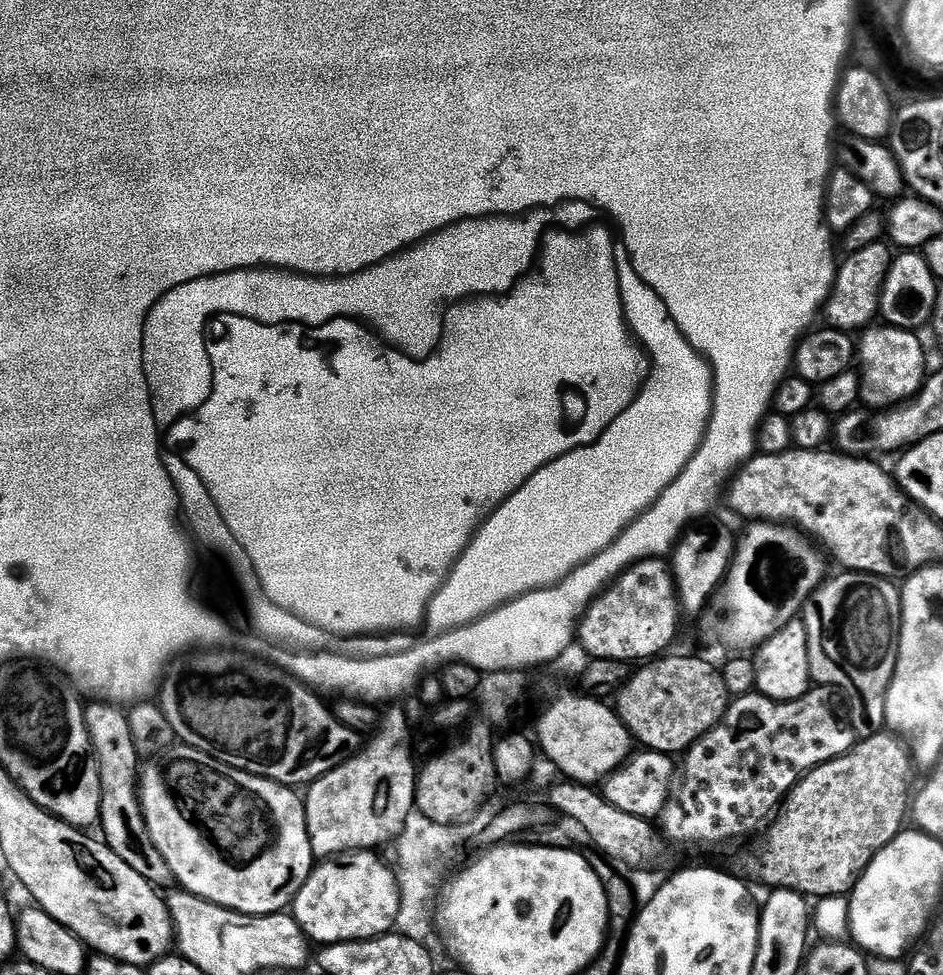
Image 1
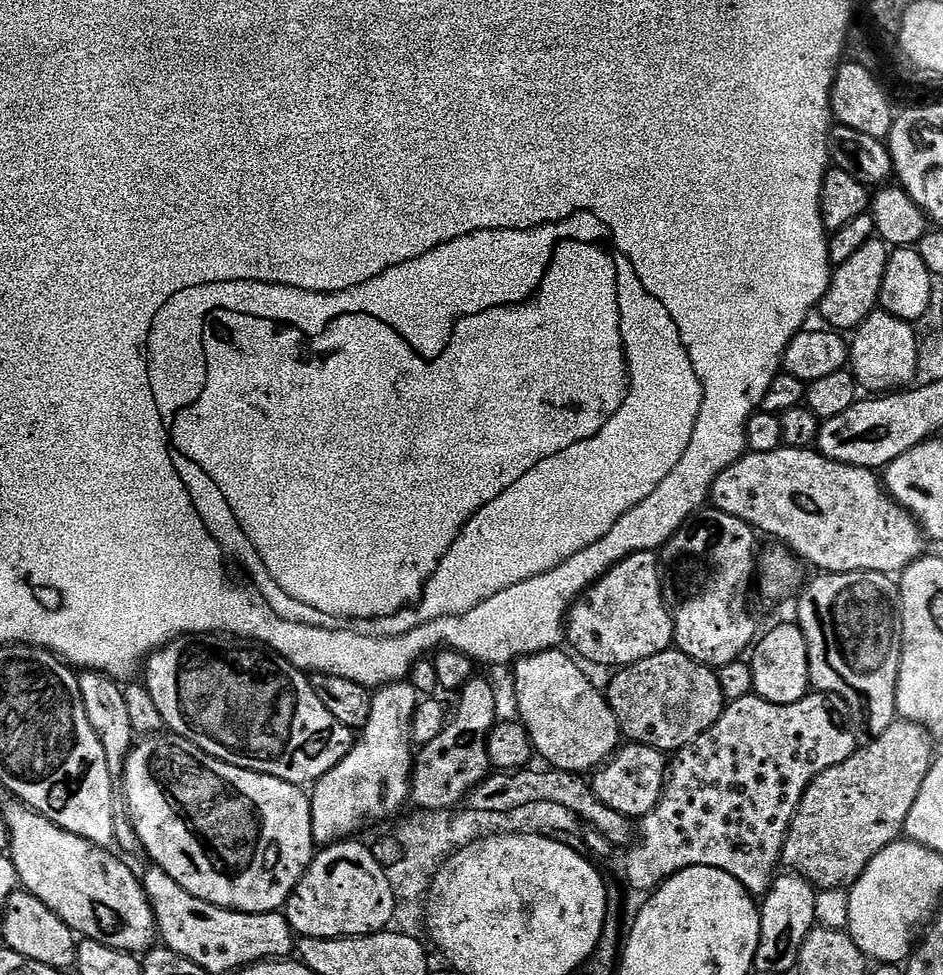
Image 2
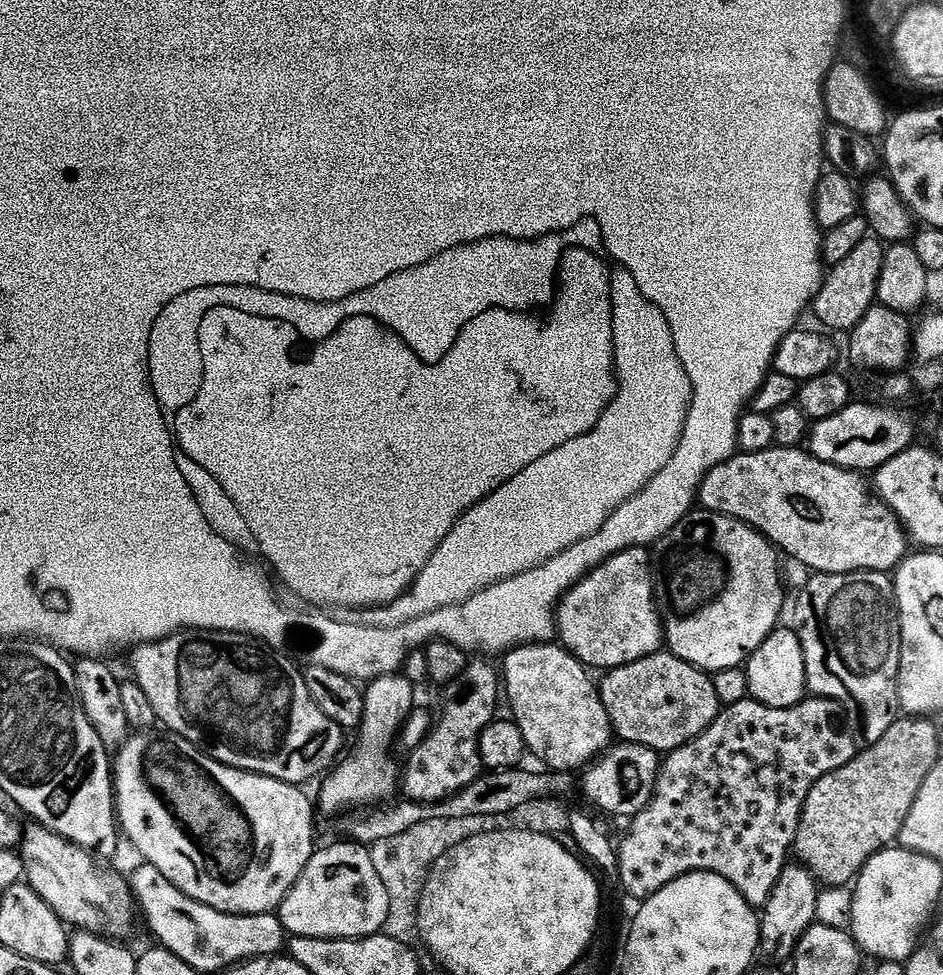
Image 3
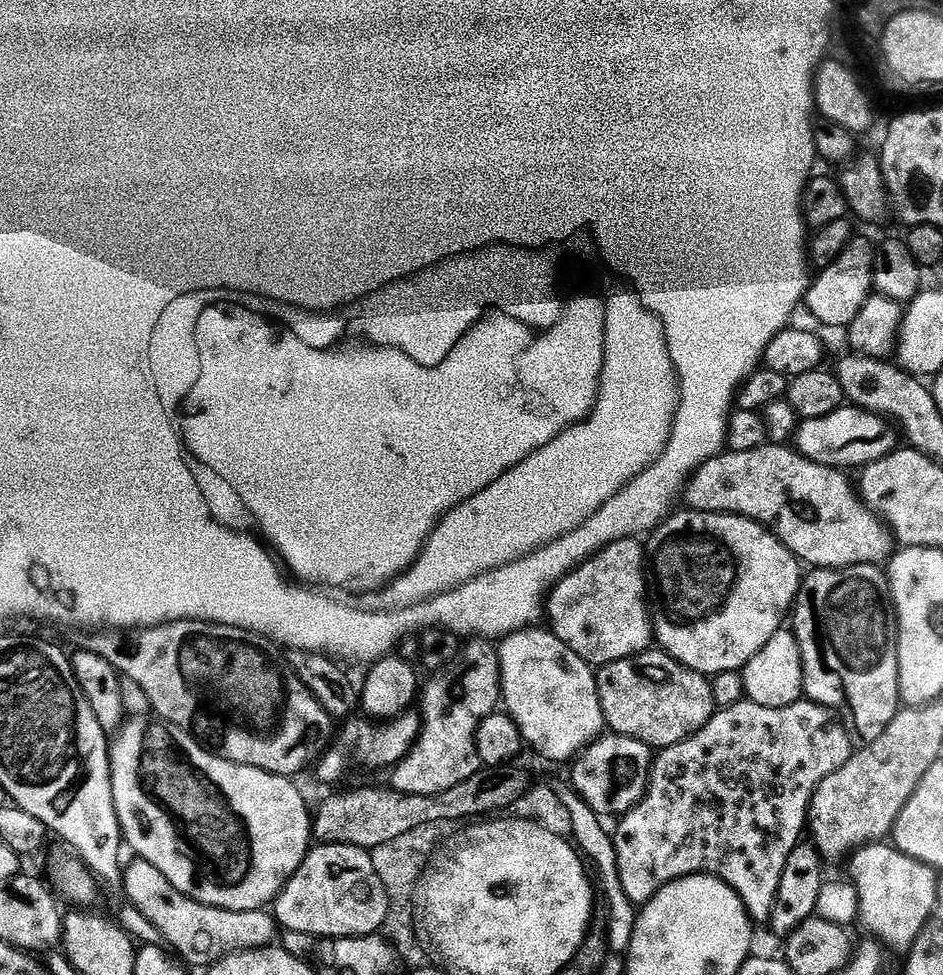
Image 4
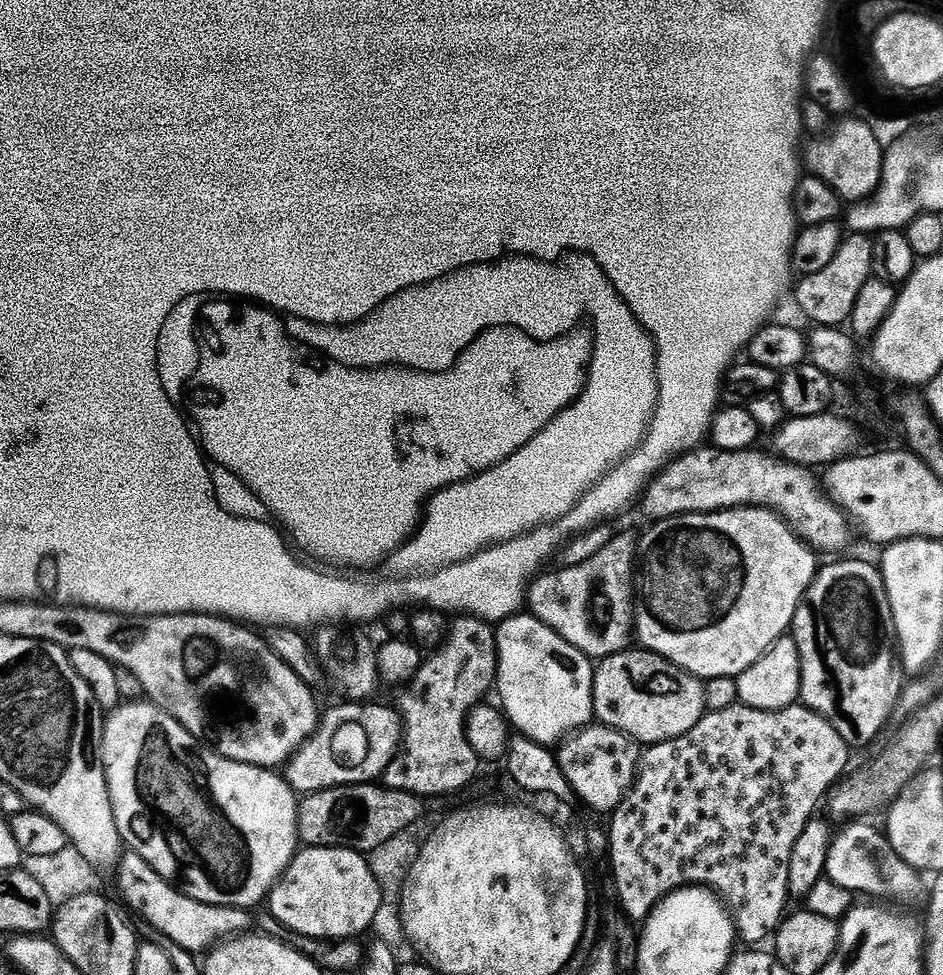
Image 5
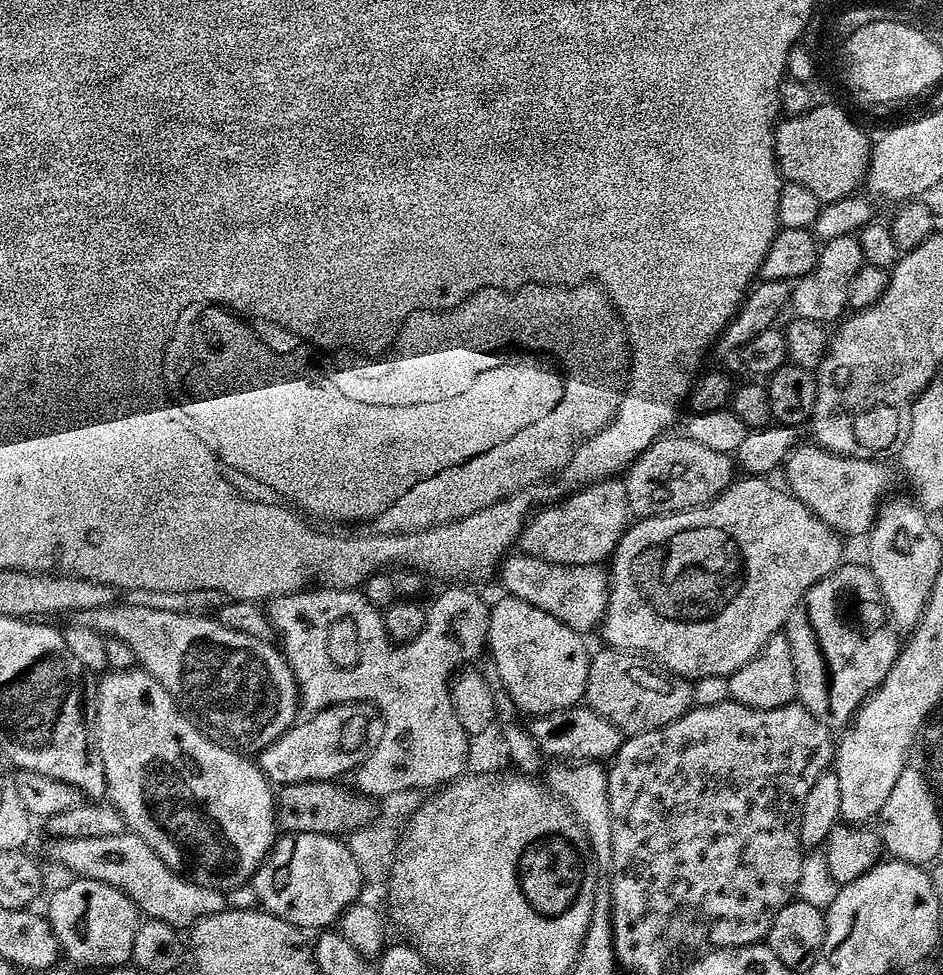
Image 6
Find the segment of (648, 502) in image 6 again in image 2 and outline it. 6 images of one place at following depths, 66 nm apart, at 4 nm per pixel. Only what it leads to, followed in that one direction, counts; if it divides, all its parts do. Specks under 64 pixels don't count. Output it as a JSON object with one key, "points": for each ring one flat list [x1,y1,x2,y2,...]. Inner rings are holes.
{"points":[[781,446,775,448,773,452,748,452,716,476,716,480,712,483,710,504,711,507,716,508,719,512,725,512,742,522,746,522,757,533,763,534,765,532,766,535,773,536,776,539,773,541,779,542,783,547,791,550,801,561,809,560,816,567,816,570,824,574,829,572,883,572,885,574,900,574,903,573,905,568,909,568,915,560,921,559,926,552,926,549,924,549,924,542,926,543,926,540,922,535,921,525,917,523,905,508,900,507,889,496,888,492,885,491,885,485,882,483,881,477,873,469,840,464,838,461,832,461,830,458,822,456,820,452,812,448,786,448]]}

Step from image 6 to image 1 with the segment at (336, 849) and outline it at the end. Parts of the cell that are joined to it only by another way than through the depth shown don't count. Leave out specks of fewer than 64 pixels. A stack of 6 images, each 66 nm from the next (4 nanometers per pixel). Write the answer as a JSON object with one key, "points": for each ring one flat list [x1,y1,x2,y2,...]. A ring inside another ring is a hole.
{"points":[[372,850,346,852,321,859,313,867,290,905,291,915,296,917,309,941,316,943,317,940,317,945,323,946,347,940,373,940,375,936,387,936,395,929,400,909,400,888,396,885,395,871,389,865,387,868,376,855]]}

